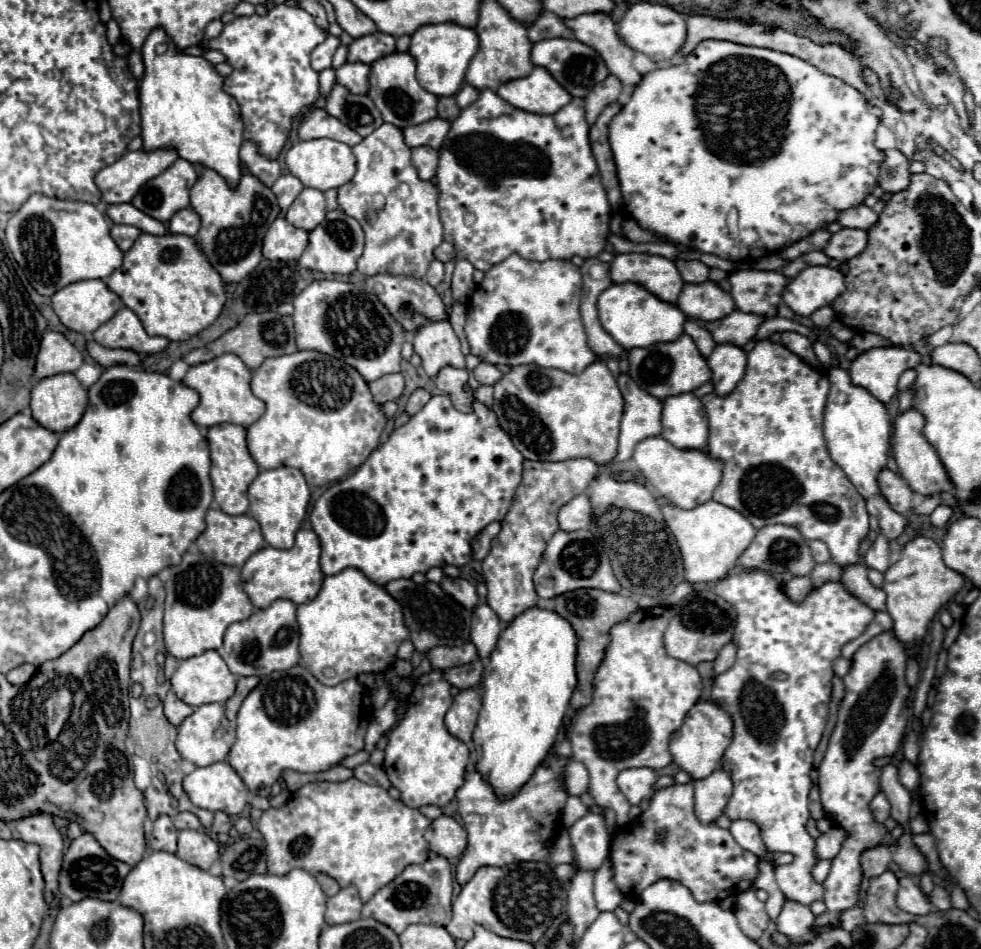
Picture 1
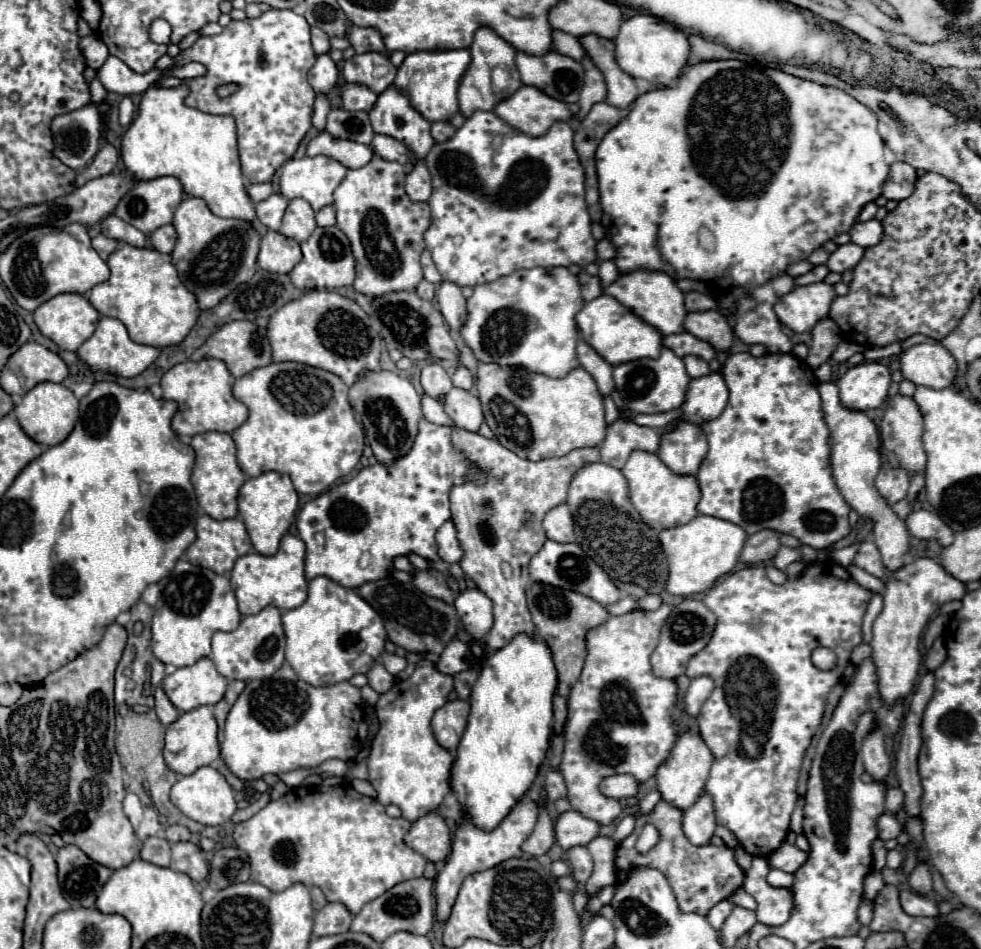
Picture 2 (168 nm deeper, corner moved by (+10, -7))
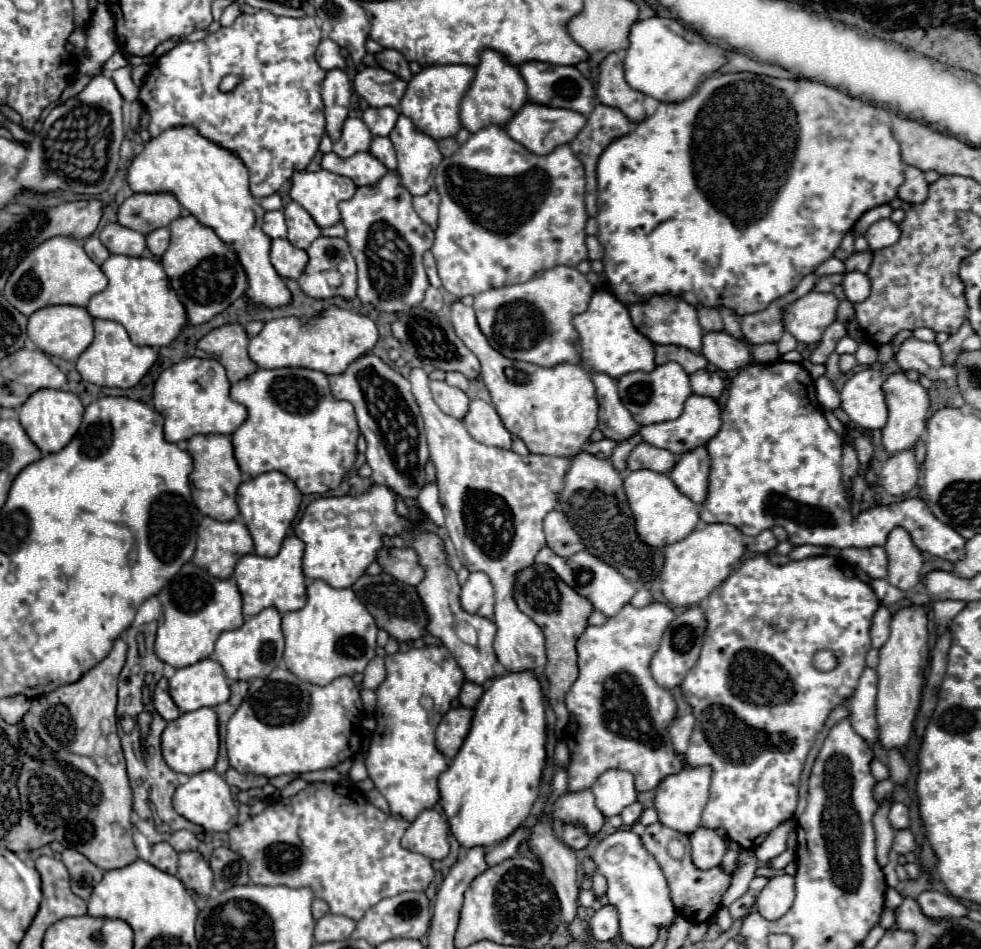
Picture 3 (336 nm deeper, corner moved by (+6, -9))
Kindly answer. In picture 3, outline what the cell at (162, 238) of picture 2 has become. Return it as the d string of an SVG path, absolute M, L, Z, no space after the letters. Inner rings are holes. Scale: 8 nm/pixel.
M156 228L154 232L150 232L146 236L146 242L148 242L148 248L154 256L164 256L168 244L170 244L170 230L168 228Z

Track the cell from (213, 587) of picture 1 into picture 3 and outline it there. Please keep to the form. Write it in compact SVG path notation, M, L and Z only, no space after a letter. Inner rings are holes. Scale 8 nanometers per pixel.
M192 562L180 568L174 580L158 594L158 600L162 602L162 618L157 621L154 651L160 660L174 666L175 670L210 658L218 636L244 624L242 600L236 582L220 580Z

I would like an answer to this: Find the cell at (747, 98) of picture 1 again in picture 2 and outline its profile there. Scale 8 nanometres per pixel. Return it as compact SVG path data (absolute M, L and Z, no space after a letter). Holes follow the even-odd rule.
M720 60L688 66L686 74L682 74L678 82L674 82L674 86L656 88L642 94L632 104L630 114L618 126L614 126L614 130L610 130L606 138L602 138L596 150L596 170L602 204L602 226L606 230L606 238L616 248L614 262L622 274L634 270L662 270L670 272L674 280L716 280L728 276L732 282L736 282L736 286L752 292L764 282L782 276L790 264L806 260L824 242L834 240L842 232L848 232L856 222L860 210L882 194L882 186L888 178L890 166L884 162L884 140L878 134L876 114L844 90L802 80L782 70L766 68L760 64Z

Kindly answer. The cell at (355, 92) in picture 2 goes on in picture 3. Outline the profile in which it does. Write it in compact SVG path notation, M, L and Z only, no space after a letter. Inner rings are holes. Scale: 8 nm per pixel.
M364 108L362 110L362 120L366 122L366 126L370 128L370 132L374 136L388 136L390 130L394 128L396 124L396 118L398 118L398 112L396 108Z

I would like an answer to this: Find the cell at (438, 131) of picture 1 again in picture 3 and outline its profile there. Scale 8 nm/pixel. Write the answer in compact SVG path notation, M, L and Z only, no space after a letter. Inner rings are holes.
M376 136L376 138L372 140L370 154L374 154L388 170L396 170L398 160L396 160L396 152L394 152L394 146L392 146L390 138L386 138L386 136Z

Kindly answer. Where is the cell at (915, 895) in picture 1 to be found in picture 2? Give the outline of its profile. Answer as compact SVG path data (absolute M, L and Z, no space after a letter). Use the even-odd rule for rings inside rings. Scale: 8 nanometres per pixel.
M900 892L900 902L902 908L906 910L906 914L910 916L938 916L938 902L916 894L916 892Z

